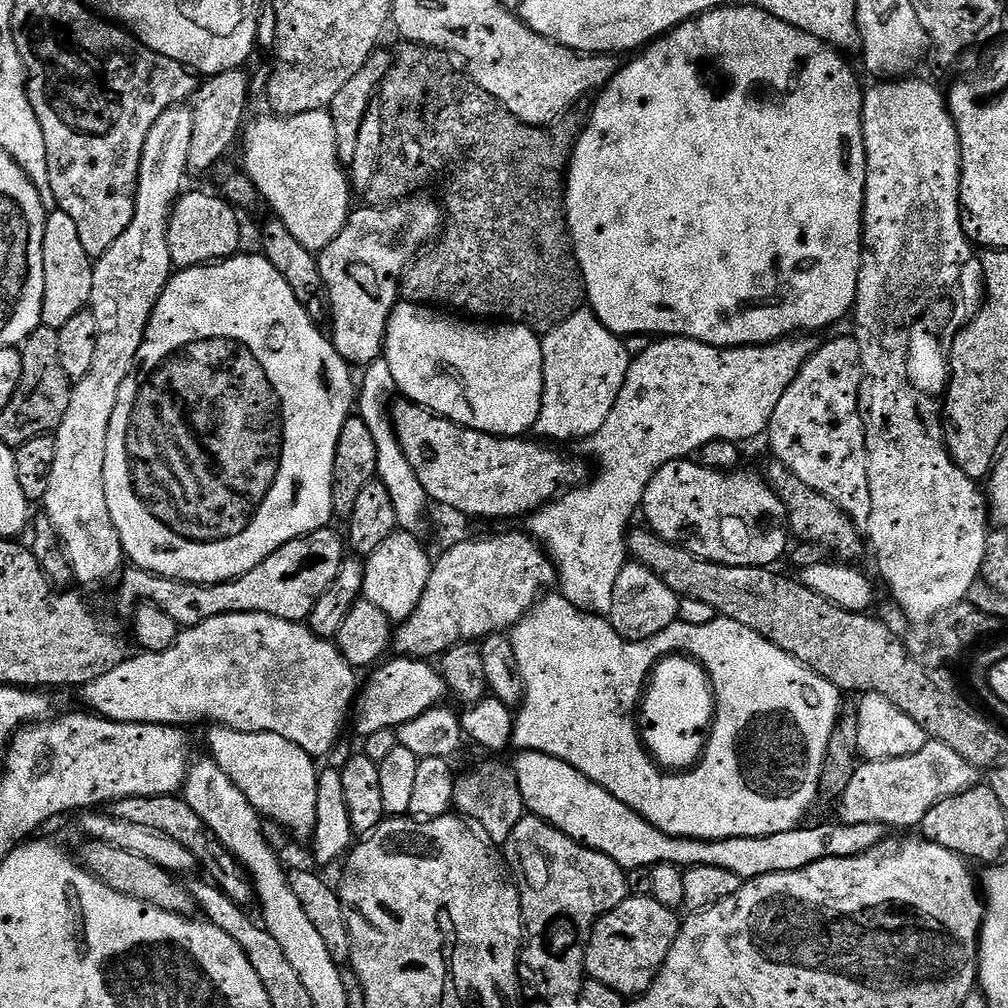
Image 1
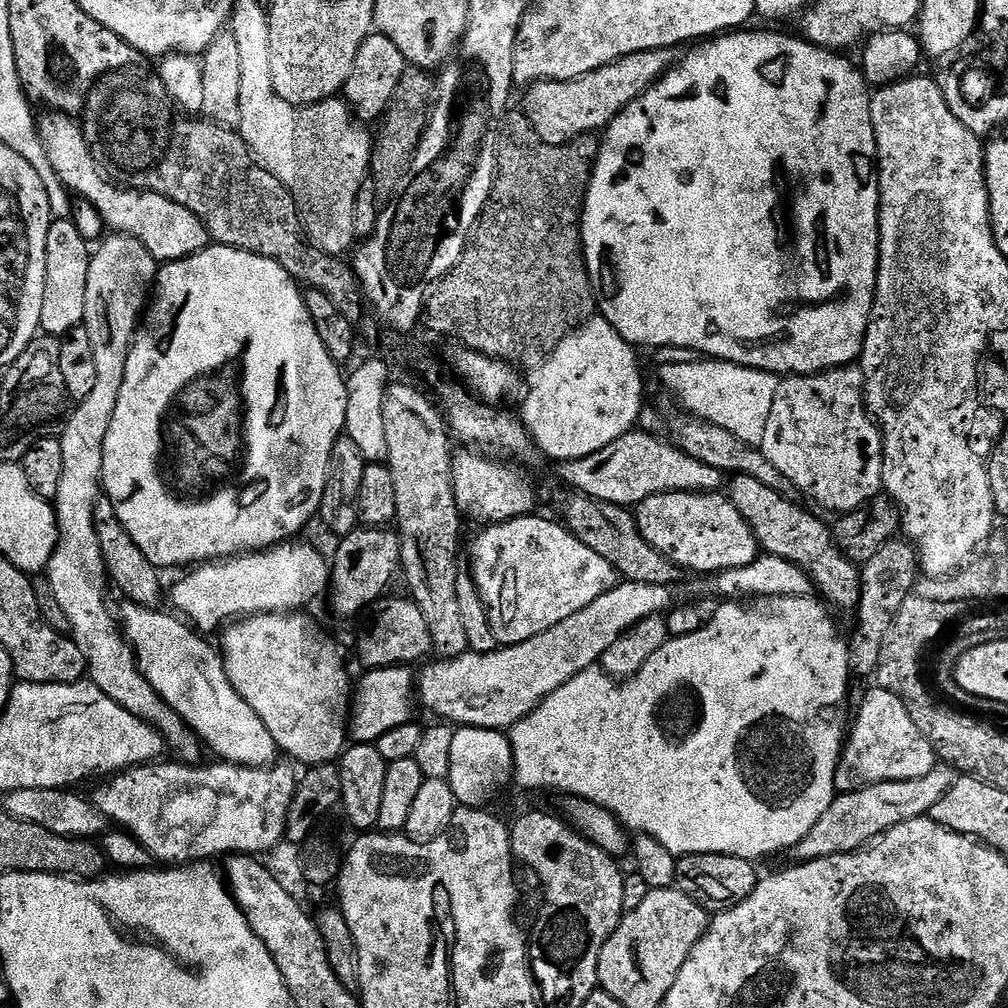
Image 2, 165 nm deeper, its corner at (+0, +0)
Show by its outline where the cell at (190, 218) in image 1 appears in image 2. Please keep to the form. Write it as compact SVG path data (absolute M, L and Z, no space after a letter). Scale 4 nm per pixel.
M49 111L44 115L48 116L39 117L38 127L42 142L46 146L46 154L50 158L50 166L54 166L58 178L69 193L77 197L80 195L81 201L96 207L105 225L113 233L132 236L138 242L142 242L142 246L150 250L157 262L181 260L209 247L210 237L198 214L186 210L186 206L157 192L142 192L139 188L121 186L105 178L98 171L83 127L79 123L75 124L71 115L62 112Z

